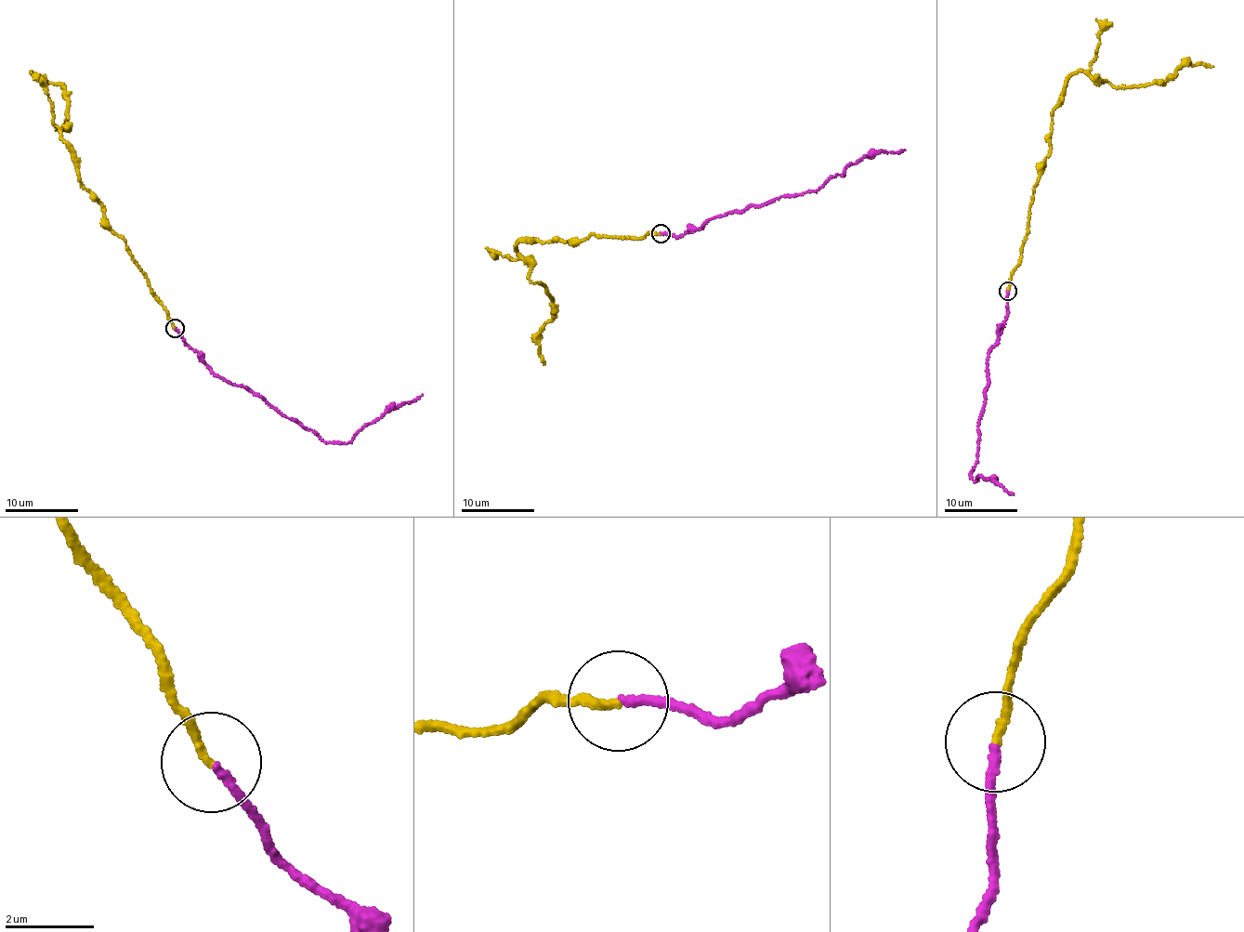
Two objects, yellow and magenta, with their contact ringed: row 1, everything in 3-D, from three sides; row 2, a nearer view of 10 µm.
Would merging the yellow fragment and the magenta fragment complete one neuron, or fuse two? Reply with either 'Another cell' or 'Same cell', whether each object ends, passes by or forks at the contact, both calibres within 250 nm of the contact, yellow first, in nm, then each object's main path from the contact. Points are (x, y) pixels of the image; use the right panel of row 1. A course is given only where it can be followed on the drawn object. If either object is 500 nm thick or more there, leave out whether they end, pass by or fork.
Same cell. At the ring yellow ends. At the ring magenta ends. Thickness 170 nm (yellow) against 180 nm. Course of yellow: (1008, 290), (1050, 143), (1054, 110), (1068, 78), (1086, 70), (1120, 86), (1174, 76), (1182, 66), (1213, 67). Course of magenta: (1006, 290), (1008, 309), (988, 362), (976, 426), (980, 435), (970, 474), (974, 481), (981, 476), (1014, 493)

